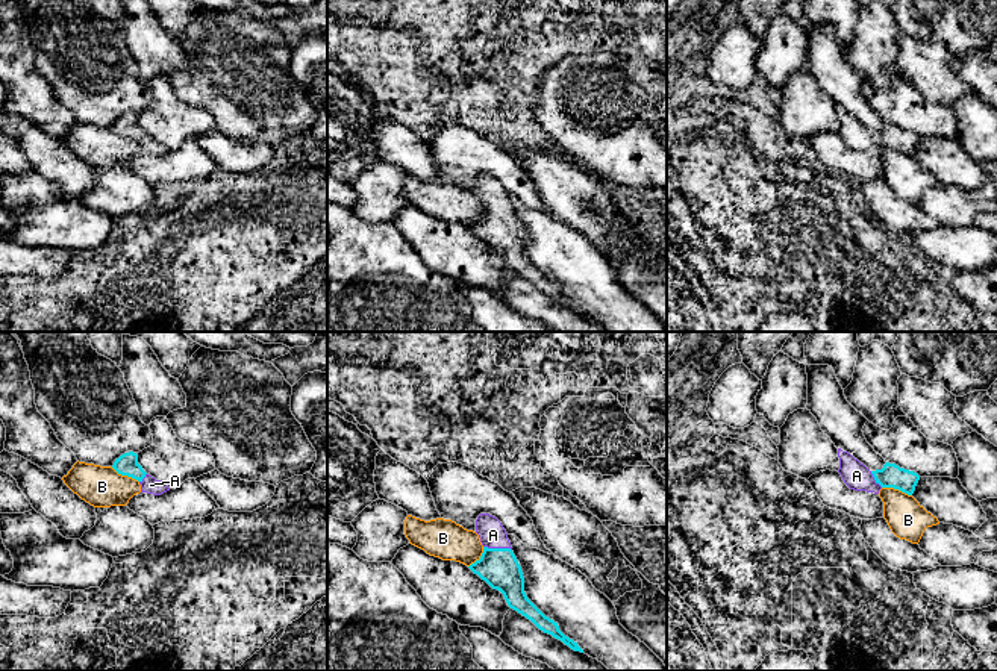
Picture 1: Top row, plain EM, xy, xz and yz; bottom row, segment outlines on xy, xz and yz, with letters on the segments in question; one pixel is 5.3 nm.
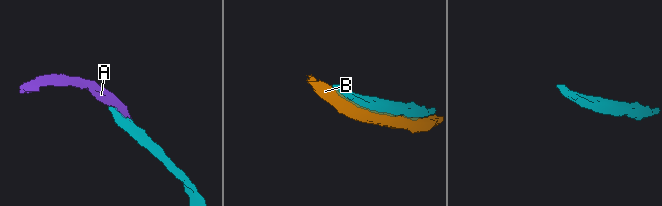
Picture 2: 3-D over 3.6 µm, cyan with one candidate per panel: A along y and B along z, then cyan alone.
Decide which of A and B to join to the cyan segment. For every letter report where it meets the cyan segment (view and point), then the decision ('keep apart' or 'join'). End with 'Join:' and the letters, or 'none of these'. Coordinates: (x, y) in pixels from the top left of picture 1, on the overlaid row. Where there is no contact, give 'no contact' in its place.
A: xz (497, 549) | join
B: yz (897, 488) | keep apart
Join: A

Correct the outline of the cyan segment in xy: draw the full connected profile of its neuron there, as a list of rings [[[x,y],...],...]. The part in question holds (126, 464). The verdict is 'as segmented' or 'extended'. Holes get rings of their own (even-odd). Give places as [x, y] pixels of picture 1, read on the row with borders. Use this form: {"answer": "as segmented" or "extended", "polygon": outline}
{"answer": "extended", "polygon": [[[133,451],[124,453],[118,459],[115,459],[112,468],[121,476],[138,480],[141,485],[141,492],[161,495],[170,491],[165,483],[156,480],[142,470],[142,467],[138,463],[138,454]]]}

